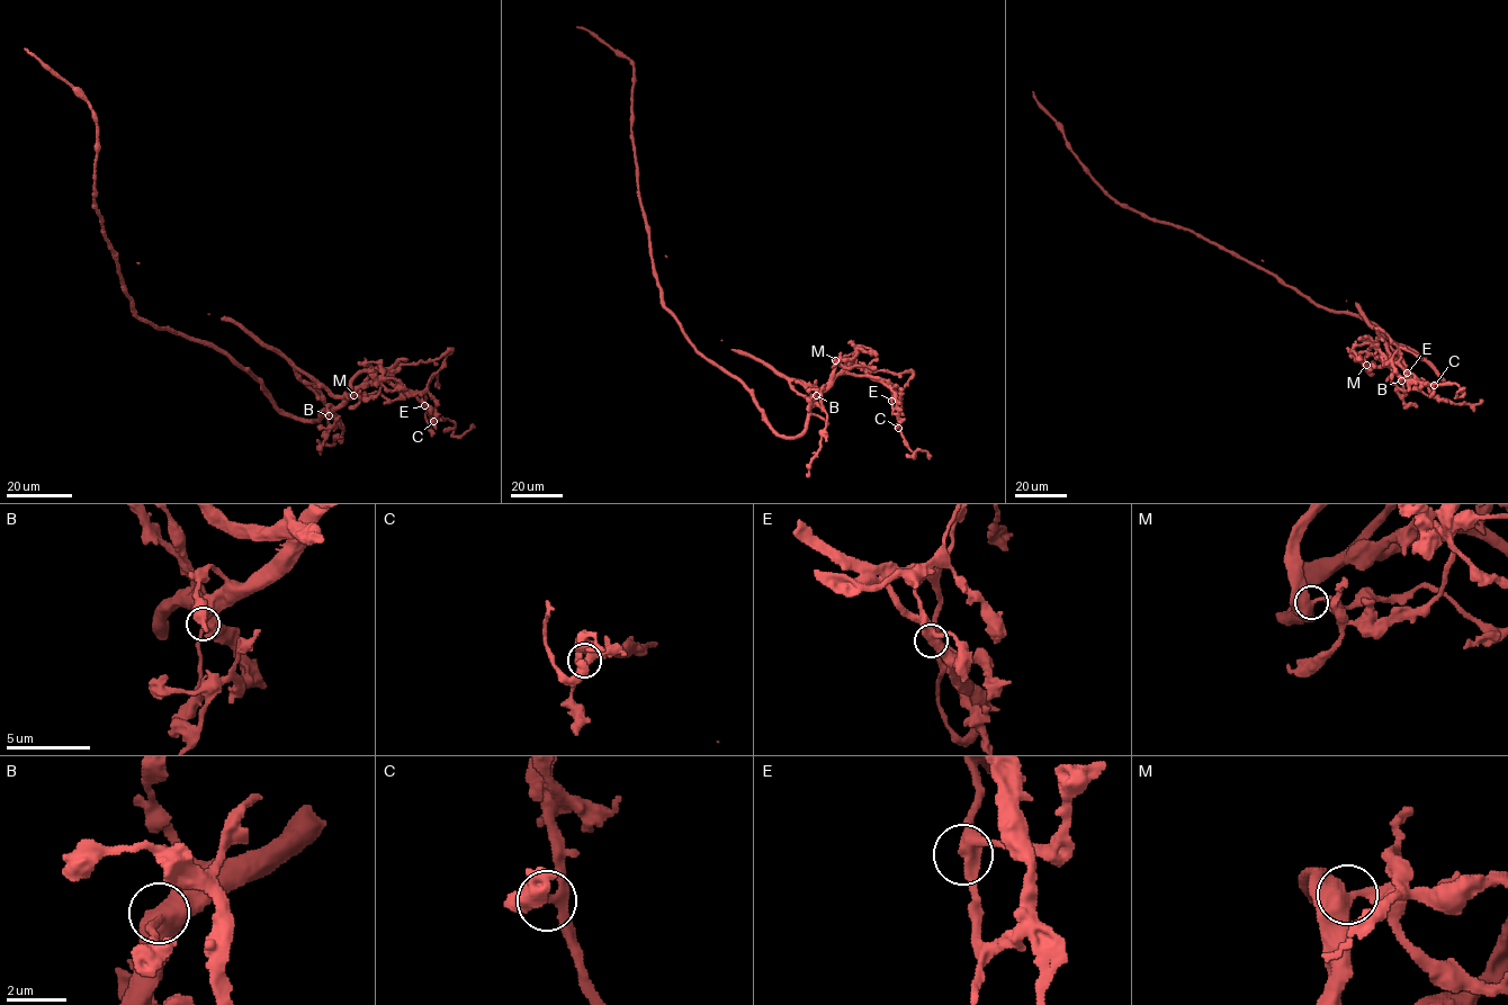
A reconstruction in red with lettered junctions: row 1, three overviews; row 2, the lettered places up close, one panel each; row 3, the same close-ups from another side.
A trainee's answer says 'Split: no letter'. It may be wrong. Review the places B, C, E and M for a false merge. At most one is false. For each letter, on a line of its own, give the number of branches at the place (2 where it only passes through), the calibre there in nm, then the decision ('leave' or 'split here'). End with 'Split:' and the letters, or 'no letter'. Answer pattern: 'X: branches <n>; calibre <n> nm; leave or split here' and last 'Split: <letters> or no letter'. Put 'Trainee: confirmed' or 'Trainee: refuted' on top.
Trainee: refuted
B: branches 2; calibre 400 nm; leave
C: branches 3; calibre 280 nm; leave
E: branches 3; calibre 400 nm; leave
M: branches 3; calibre 420 nm; split here
Split: M

